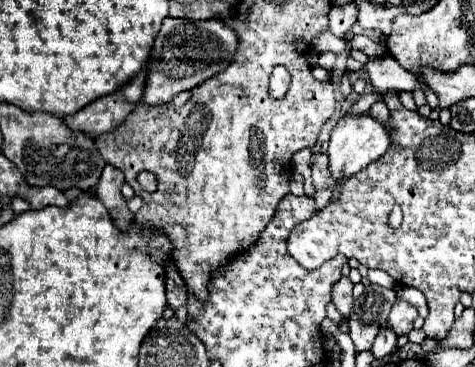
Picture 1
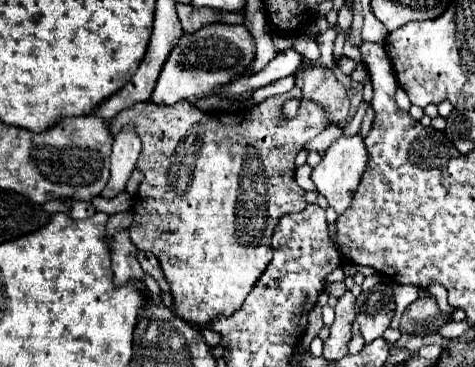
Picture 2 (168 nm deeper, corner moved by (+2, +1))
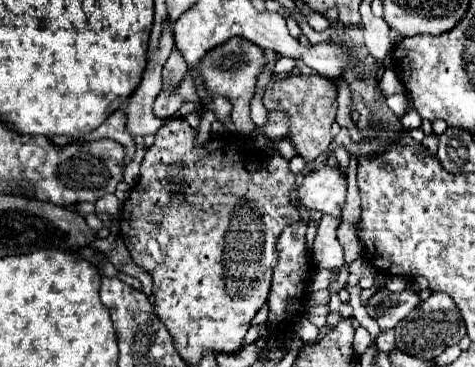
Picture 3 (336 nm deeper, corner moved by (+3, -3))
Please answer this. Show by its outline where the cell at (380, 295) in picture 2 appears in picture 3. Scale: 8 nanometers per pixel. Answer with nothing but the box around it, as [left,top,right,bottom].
[367,289,421,331]

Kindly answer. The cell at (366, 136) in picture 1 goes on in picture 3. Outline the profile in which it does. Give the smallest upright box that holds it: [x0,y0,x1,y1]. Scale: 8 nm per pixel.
[295,165,347,217]

